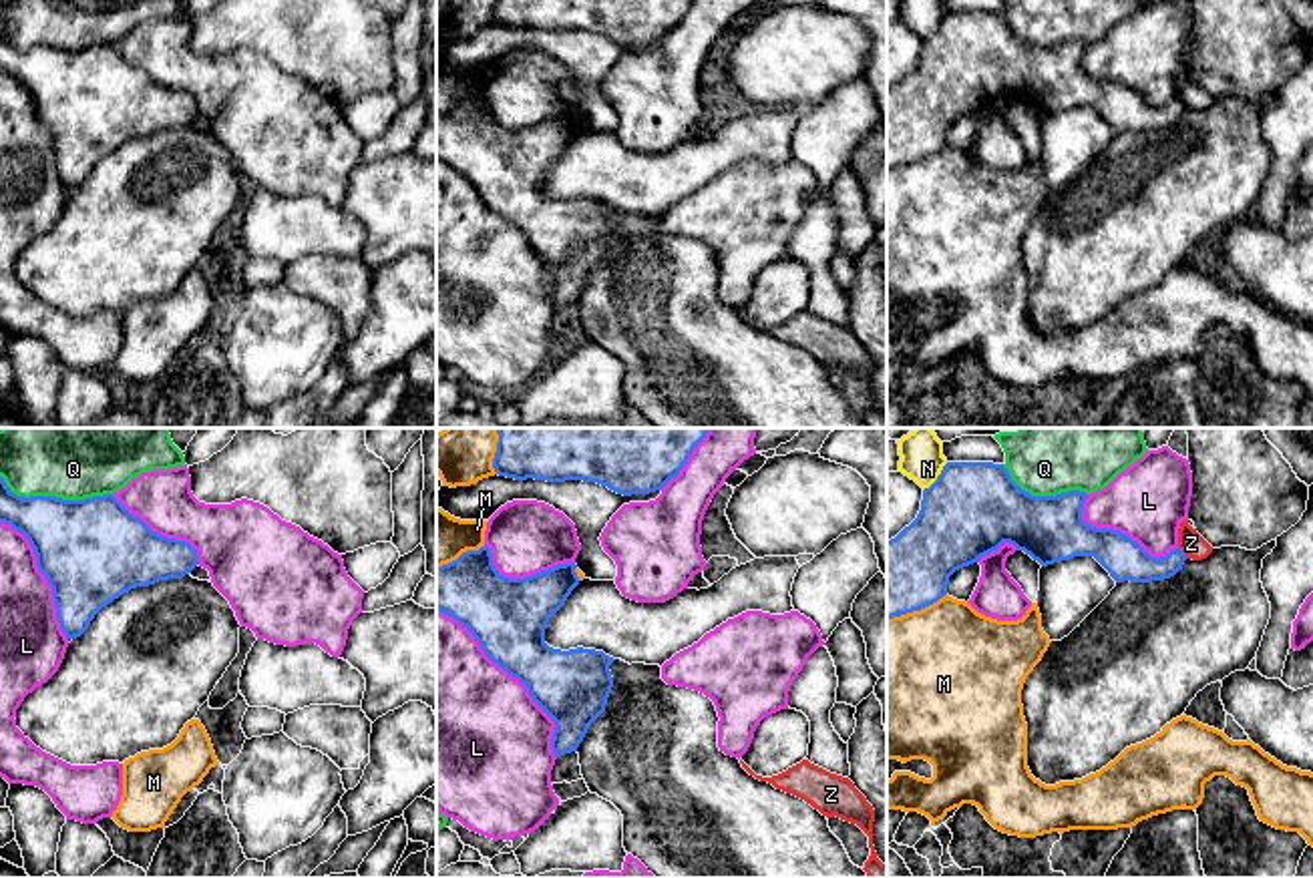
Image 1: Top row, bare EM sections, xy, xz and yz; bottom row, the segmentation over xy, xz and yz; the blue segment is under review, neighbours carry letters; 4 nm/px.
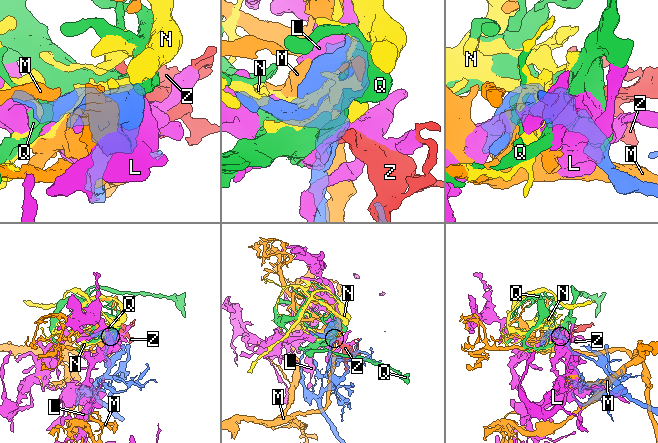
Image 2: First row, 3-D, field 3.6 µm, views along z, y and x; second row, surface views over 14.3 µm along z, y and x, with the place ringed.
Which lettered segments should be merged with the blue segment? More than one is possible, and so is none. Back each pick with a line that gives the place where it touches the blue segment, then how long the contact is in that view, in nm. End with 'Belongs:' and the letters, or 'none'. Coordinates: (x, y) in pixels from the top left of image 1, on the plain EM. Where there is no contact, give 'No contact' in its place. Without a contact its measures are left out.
Belongs: none

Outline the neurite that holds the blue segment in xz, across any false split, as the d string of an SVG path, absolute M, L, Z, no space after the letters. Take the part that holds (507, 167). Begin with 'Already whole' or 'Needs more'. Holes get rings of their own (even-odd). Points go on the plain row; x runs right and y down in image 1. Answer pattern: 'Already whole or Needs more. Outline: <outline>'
Already whole. Outline: M487 94L436 117L436 159L466 177L485 205L519 229L555 271L555 307L577 301L613 237L613 207L545 193L549 169L579 135L575 119L575 113L565 113L509 129L495 119Z

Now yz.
Already whole. Outline: M947 12L937 30L923 40L917 68L887 90L887 171L943 149L955 121L979 113L1003 92L1023 100L1042 117L1094 106L1116 133L1164 131L1182 121L1186 104L1178 96L1156 108L1118 80L1090 76L1082 68L1086 48L1088 44L1080 40L1031 46L1011 30L1003 14Z

